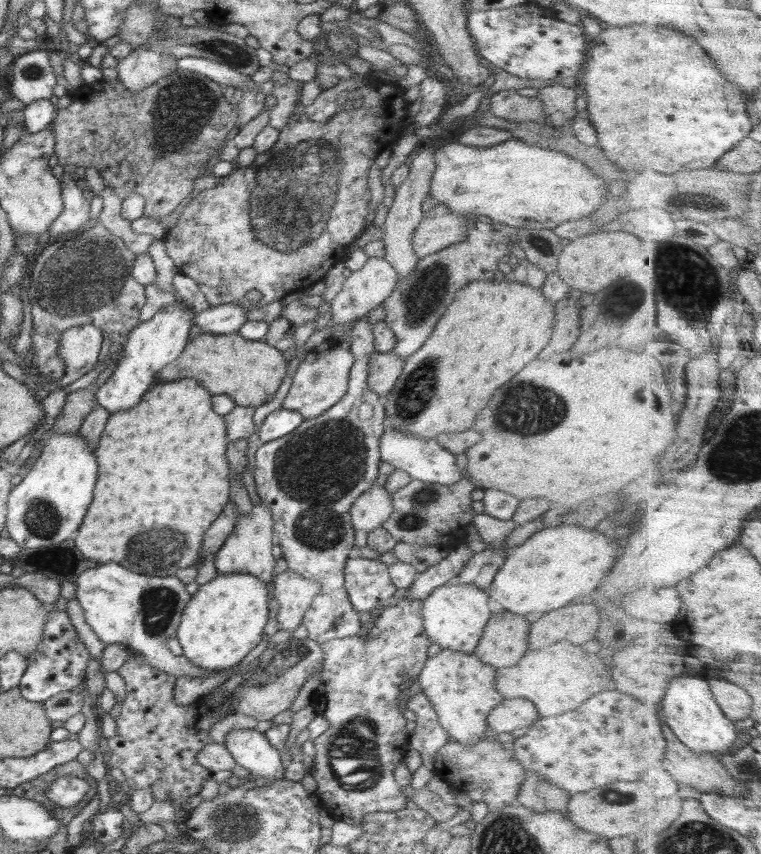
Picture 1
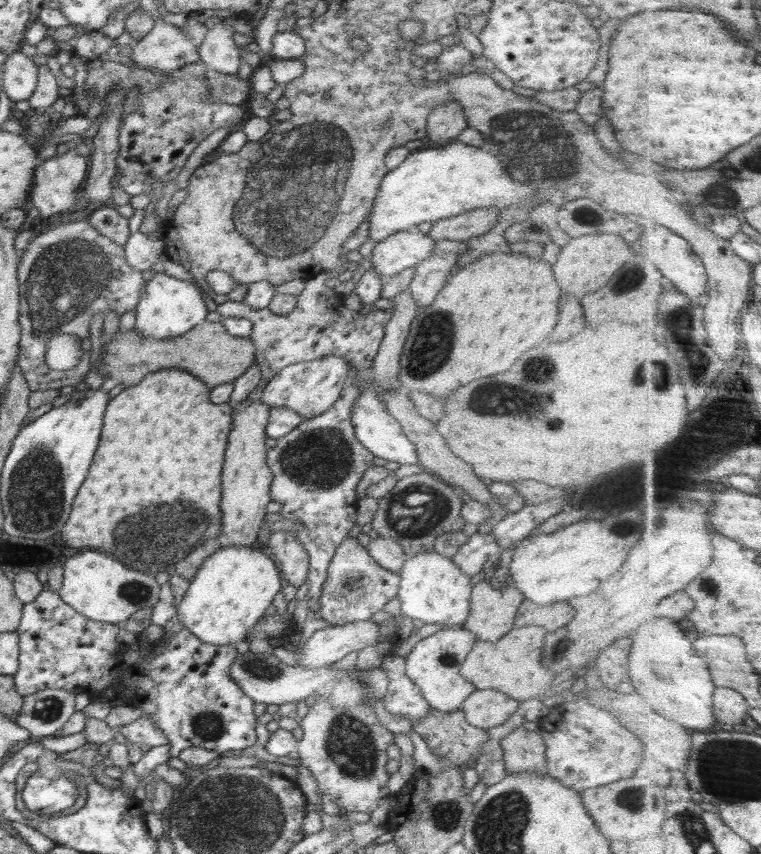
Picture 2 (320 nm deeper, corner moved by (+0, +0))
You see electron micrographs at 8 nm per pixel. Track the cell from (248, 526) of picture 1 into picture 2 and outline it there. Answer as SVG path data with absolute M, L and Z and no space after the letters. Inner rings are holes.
M240 402L234 407L233 427L227 438L224 468L222 468L222 535L230 538L229 546L255 548L260 523L267 514L266 505L272 501L270 487L273 474L266 462L267 447L264 438L270 408L258 402Z

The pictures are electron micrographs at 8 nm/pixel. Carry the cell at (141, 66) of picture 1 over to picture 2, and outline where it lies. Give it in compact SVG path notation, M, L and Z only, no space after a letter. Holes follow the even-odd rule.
M158 19L154 23L148 34L135 41L128 53L136 65L142 68L152 66L152 68L158 68L158 70L169 74L201 59L197 47L192 41L174 24L162 19Z

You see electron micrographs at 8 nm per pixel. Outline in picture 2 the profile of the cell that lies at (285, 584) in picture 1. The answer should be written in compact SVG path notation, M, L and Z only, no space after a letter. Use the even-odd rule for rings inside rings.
M278 531L270 534L269 547L282 574L285 584L299 588L307 582L310 567L309 556L290 531Z

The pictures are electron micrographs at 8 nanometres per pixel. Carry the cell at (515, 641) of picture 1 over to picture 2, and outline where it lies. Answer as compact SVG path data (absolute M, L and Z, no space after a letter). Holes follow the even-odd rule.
M489 576L475 579L472 585L470 612L463 627L473 632L480 640L496 642L501 636L516 627L515 618L518 607L524 599L525 596L512 583L501 588L495 586Z

